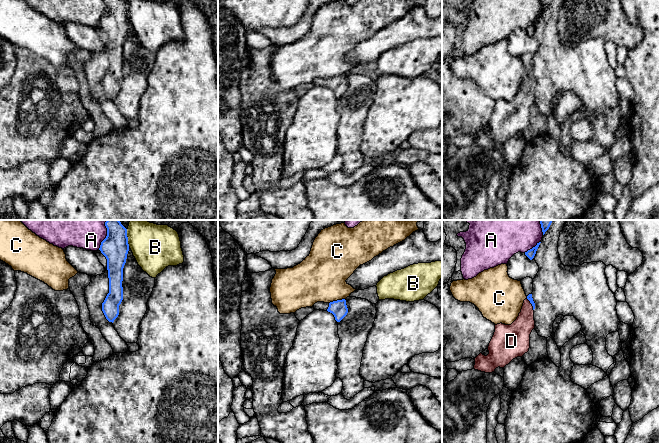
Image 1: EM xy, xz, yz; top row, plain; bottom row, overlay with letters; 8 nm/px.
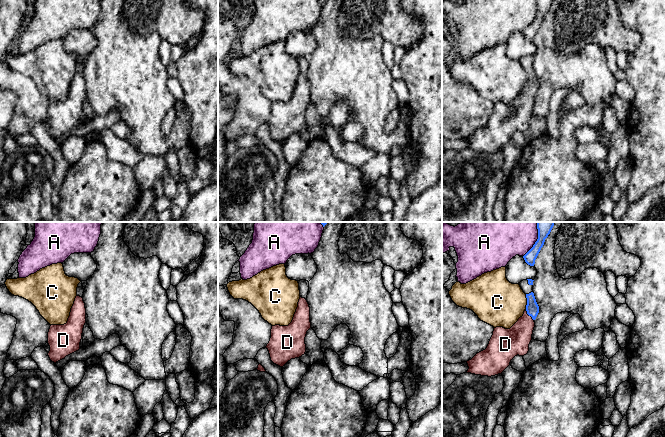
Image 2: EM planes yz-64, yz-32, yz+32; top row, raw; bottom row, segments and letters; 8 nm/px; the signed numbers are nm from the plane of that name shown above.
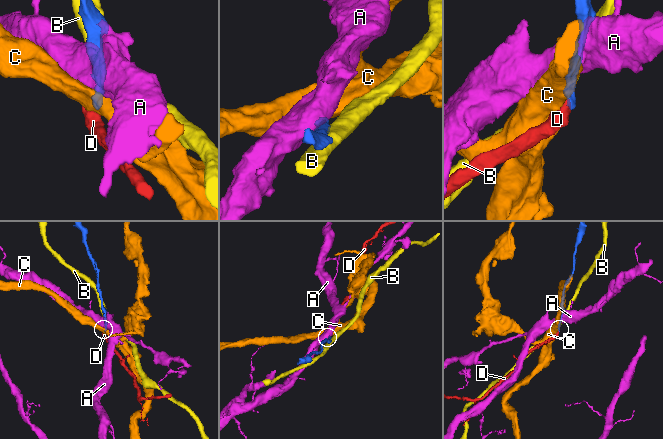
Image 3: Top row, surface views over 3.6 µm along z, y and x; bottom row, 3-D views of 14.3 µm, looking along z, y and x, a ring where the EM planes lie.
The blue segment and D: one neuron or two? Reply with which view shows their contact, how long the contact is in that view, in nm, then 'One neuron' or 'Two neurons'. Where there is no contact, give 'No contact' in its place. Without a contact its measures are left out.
Touches blue in yz. Shared border 120 nm. One neuron

